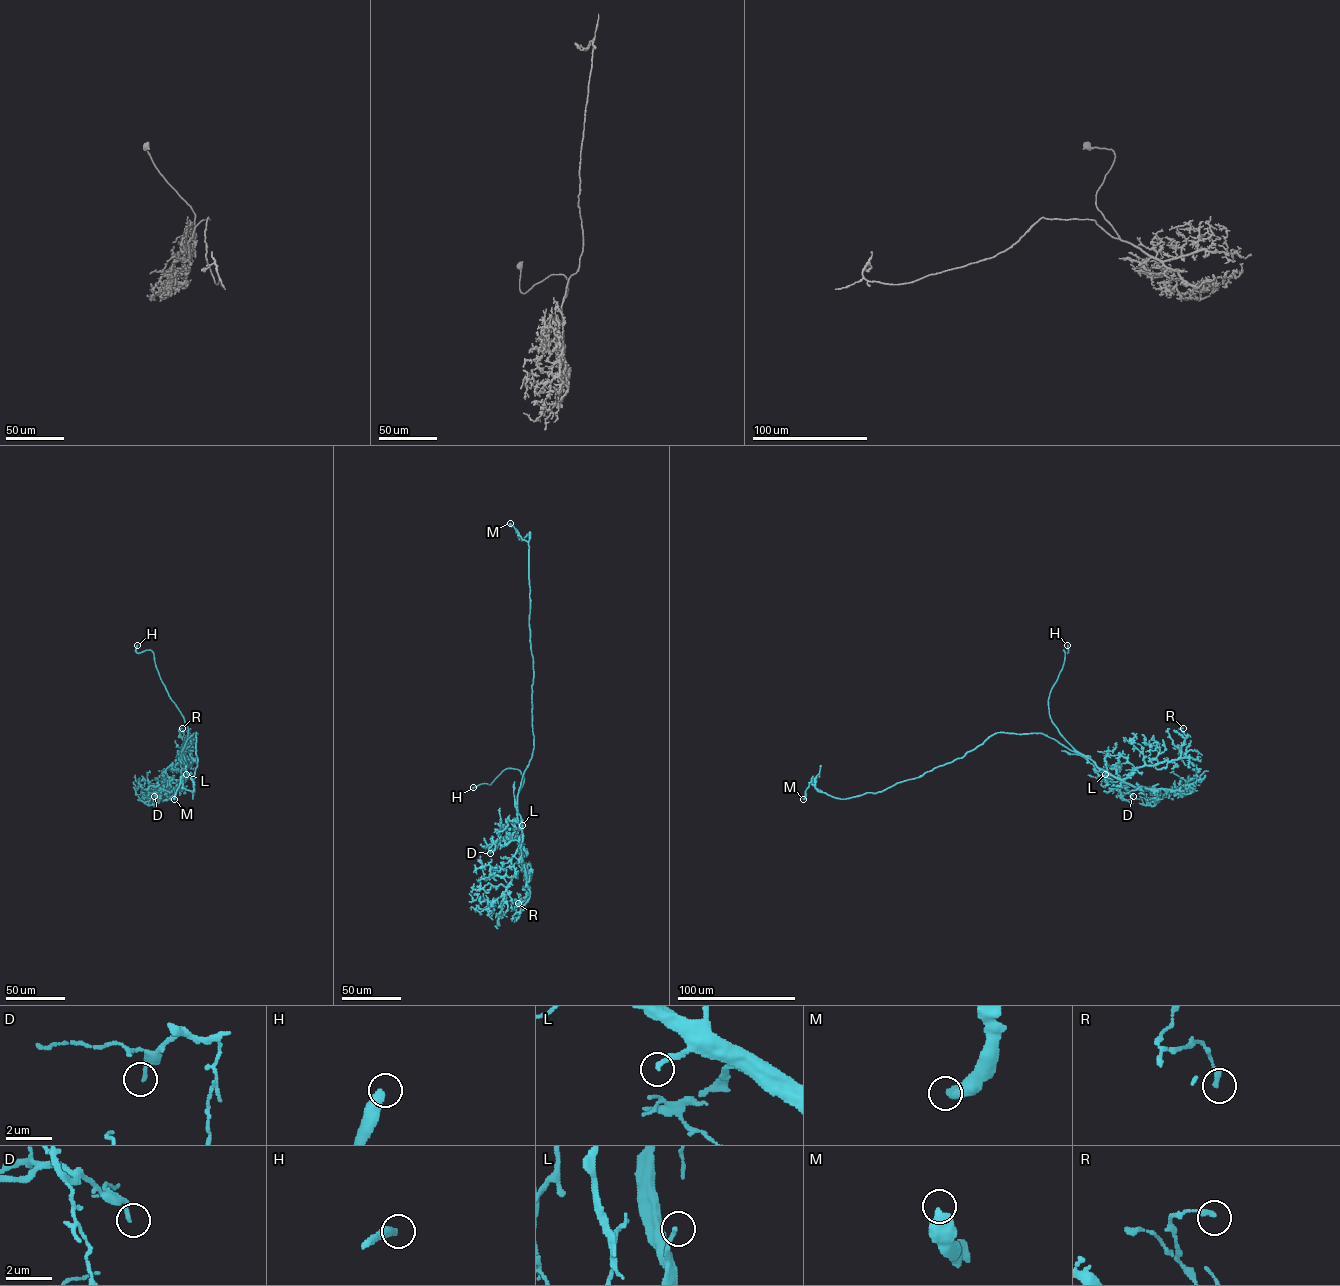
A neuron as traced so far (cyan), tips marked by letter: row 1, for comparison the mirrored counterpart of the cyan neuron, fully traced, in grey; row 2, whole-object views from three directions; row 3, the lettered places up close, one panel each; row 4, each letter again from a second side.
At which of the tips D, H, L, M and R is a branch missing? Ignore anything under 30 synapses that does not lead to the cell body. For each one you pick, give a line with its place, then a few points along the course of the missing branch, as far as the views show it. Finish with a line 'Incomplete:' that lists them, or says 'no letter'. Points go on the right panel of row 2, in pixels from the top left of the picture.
H: (1067, 645)
L: (1105, 774) | (1105, 774), (1087, 775), (1079, 767), (1083, 765)
Incomplete: H, L

